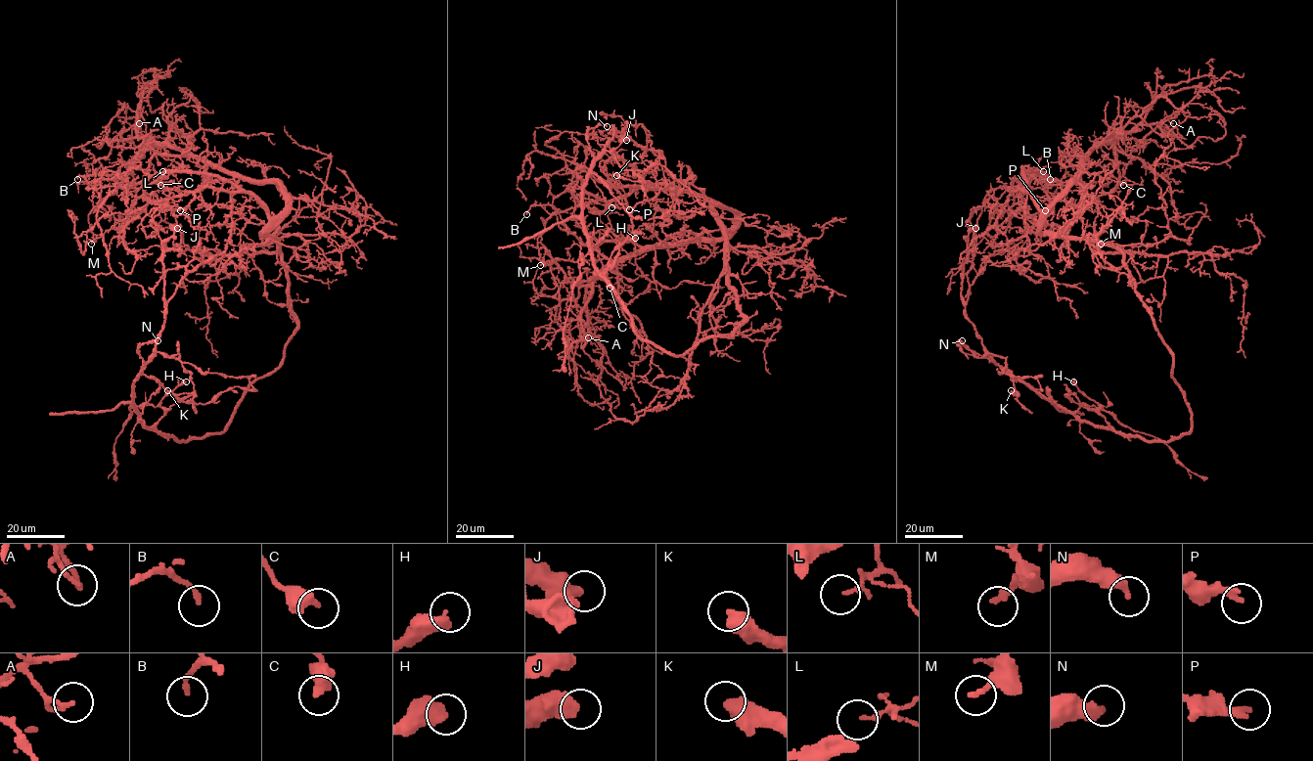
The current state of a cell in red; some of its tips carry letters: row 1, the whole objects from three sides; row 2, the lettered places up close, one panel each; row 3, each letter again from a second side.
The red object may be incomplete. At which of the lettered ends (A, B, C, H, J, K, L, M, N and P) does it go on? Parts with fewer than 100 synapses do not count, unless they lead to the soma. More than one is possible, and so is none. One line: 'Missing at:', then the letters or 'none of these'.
Missing at: none of these

